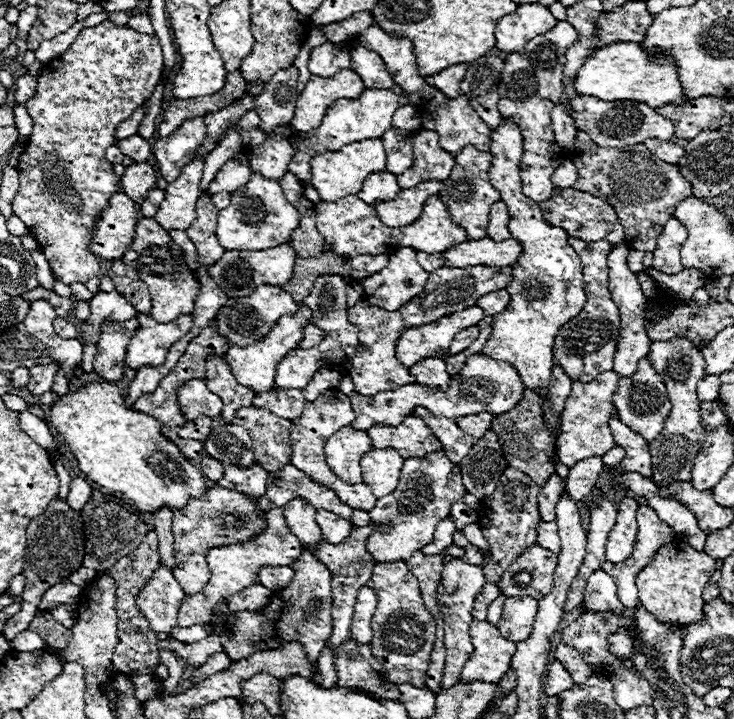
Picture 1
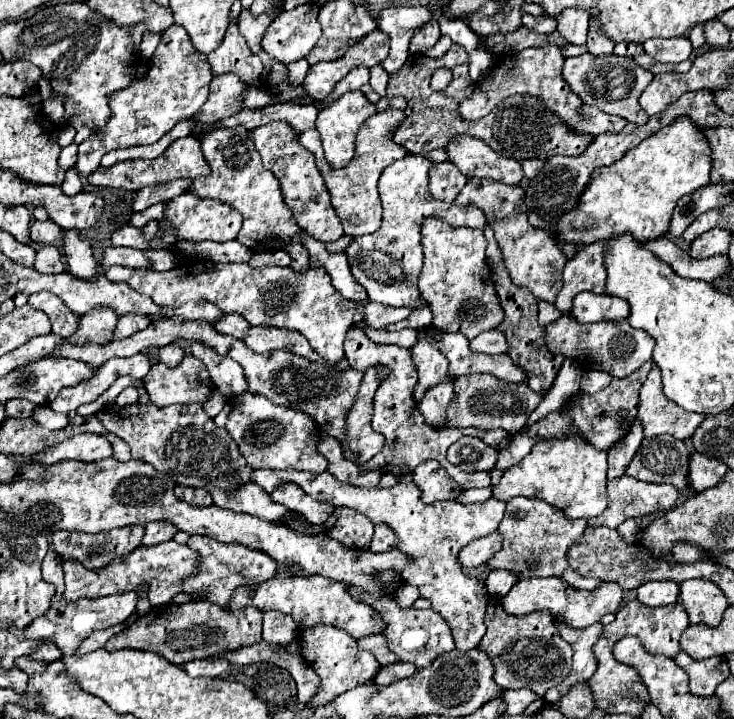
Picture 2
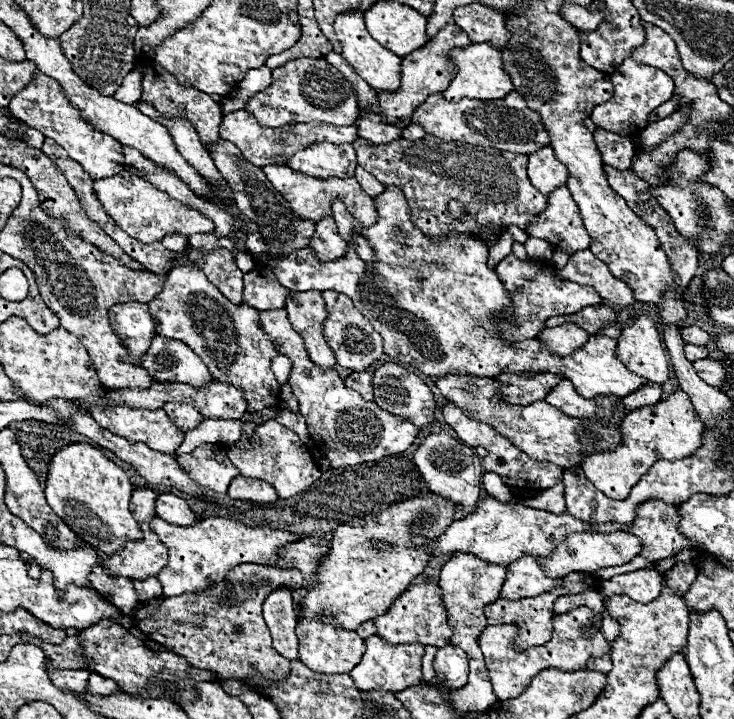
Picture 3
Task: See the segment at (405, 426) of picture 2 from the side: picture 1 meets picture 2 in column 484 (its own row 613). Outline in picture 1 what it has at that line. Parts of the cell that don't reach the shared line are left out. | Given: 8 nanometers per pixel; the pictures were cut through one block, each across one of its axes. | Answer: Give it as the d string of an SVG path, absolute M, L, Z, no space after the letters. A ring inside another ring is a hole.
M422 550L414 552L410 560L406 560L410 572L420 582L422 600L426 604L426 610L434 616L436 624L440 624L440 604L436 600L436 590L440 584L440 572L442 572L442 558L440 556L426 556ZM484 584L482 592L478 592L478 596L475 598L472 616L478 620L486 620L488 606L496 600L498 594L500 594L500 588L496 584Z

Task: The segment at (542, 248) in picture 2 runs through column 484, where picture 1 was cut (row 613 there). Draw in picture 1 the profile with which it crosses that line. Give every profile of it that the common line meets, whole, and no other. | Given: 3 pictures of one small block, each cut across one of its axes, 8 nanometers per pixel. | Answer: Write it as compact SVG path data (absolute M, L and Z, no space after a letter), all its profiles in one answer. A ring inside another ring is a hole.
M275 508L266 512L260 512L262 518L268 522L268 530L254 536L250 542L242 544L230 544L230 546L220 546L212 548L206 556L208 568L210 568L210 580L206 588L198 596L188 596L182 602L182 608L178 612L178 626L190 628L194 624L210 624L210 618L214 616L214 608L222 600L232 600L234 594L242 592L242 588L248 588L250 584L258 582L258 572L262 566L290 566L300 554L302 554L302 544L290 534L286 520L282 516L282 509Z

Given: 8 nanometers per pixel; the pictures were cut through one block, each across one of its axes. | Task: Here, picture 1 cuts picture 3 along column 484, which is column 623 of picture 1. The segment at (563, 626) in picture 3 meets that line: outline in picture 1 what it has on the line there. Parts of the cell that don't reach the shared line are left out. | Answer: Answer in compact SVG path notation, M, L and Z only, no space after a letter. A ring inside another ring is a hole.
M620 630L610 636L610 652L614 652L614 656L618 658L632 658L634 656L634 646L630 640L630 634L626 630Z

